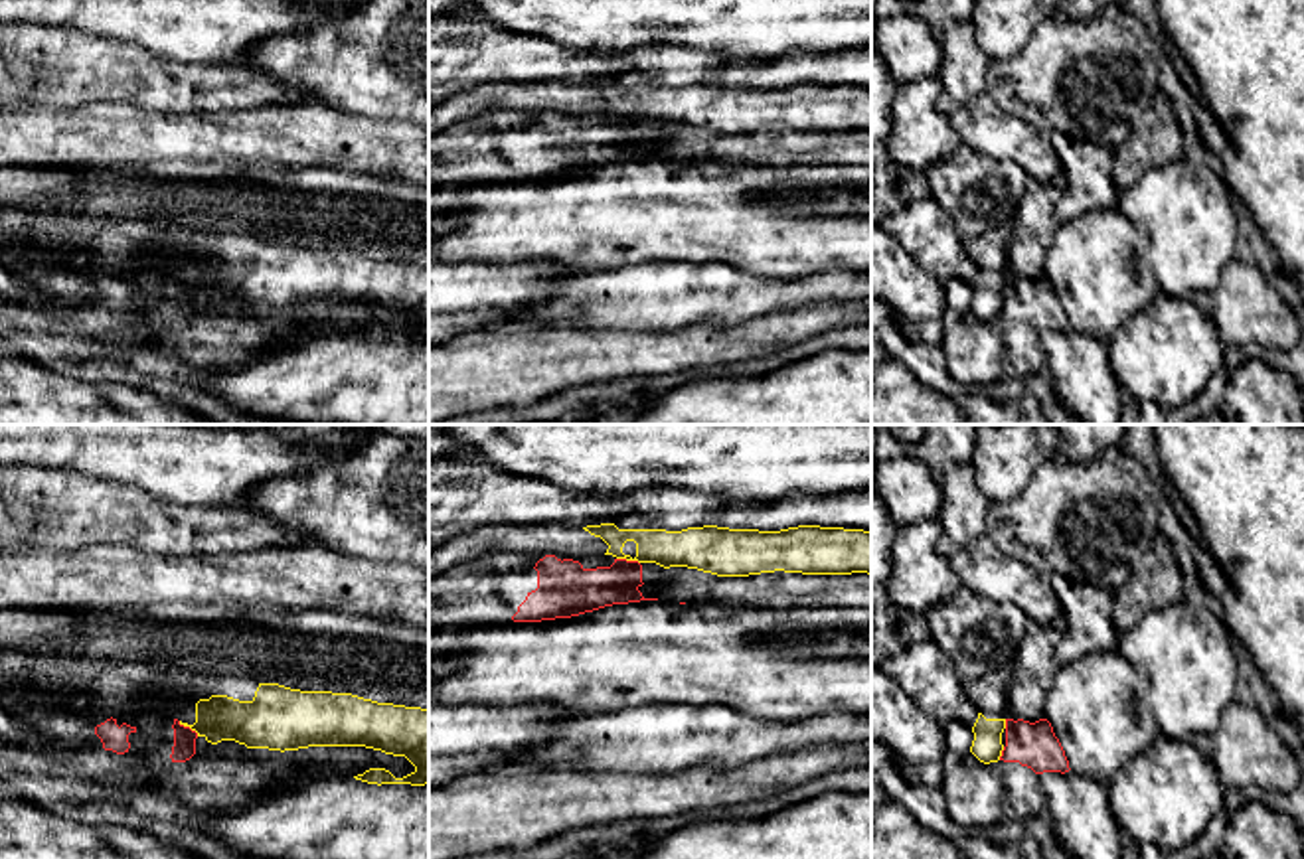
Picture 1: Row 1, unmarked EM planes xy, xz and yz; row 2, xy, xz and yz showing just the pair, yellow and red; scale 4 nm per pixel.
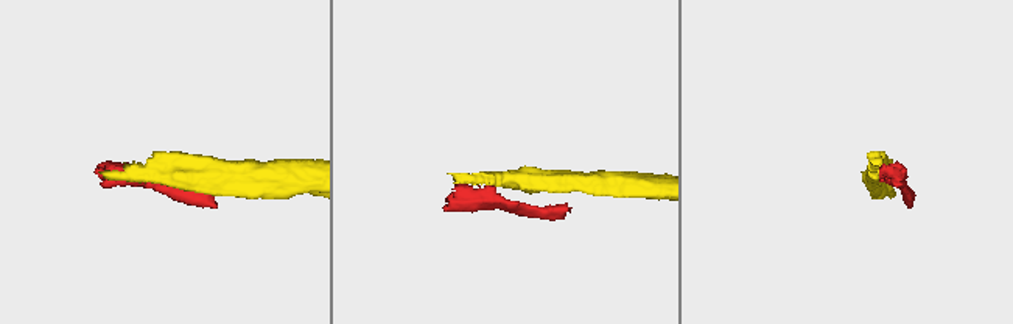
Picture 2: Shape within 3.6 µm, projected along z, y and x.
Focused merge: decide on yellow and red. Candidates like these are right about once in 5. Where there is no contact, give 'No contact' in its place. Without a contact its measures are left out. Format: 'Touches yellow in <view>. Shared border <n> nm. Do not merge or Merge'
Touches yellow in xy. Shared border 110 nm. Do not merge

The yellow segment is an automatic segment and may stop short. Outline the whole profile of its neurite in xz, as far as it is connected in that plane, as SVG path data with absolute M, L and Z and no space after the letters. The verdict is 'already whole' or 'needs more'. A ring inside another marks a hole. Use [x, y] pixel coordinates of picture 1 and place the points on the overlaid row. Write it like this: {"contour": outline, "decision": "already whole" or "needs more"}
{"contour": "M482 525L429 551L429 577L443 575L486 553L496 555L612 555L688 567L717 577L761 573L871 575L871 531L798 525L780 531L717 525L666 529L618 529L601 525Z", "decision": "needs more"}

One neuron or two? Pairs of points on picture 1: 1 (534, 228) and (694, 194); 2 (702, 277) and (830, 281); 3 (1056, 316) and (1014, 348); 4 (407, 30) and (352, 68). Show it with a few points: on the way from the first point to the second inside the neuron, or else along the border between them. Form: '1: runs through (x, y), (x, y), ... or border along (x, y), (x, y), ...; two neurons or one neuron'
1: runs through (573, 220), (654, 210); one neuron
2: runs through (733, 293), (799, 293); one neuron
3: runs through (1046, 316), (1024, 338); one neuron
4: runs through (394, 30), (388, 30), (364, 54); one neuron

